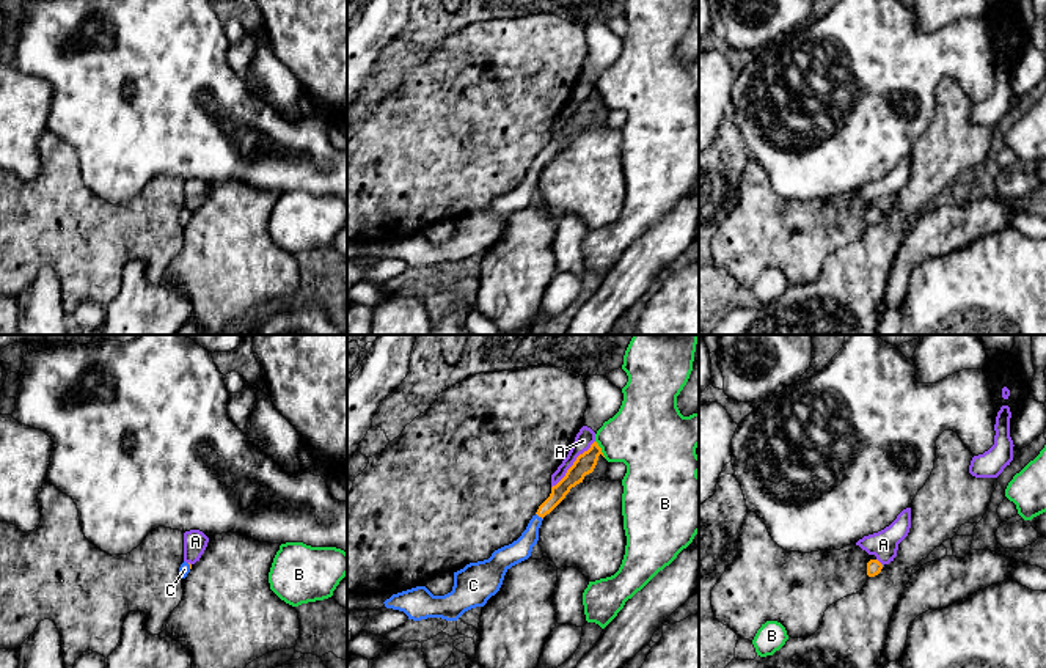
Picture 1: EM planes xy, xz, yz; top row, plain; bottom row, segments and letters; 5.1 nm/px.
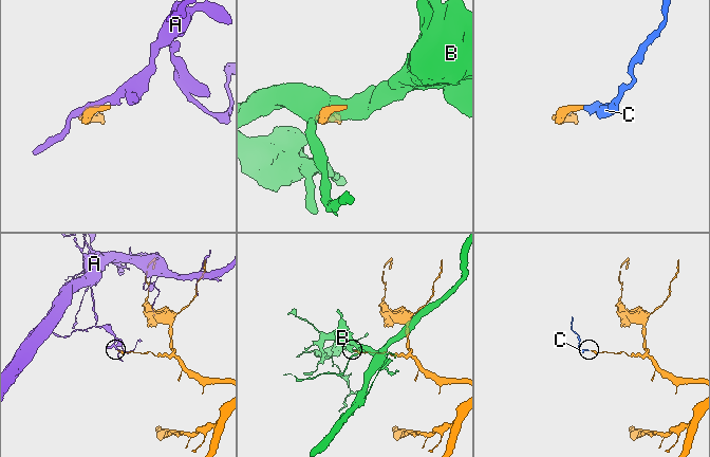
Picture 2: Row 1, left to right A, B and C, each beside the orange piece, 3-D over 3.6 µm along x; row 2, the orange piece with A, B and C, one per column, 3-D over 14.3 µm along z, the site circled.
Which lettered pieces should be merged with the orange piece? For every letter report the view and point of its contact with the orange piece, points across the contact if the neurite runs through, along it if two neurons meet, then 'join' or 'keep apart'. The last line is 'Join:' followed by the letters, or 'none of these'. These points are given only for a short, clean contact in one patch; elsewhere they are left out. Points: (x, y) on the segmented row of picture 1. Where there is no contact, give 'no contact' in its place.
A: meets orange in xz at (574, 464); keep apart
B: meets orange in xz at (600, 448); keep apart
C: meets orange in xz at (539, 516); runs through xz (570, 480), (539, 516), (530, 538), (519, 550); join
Join: C

